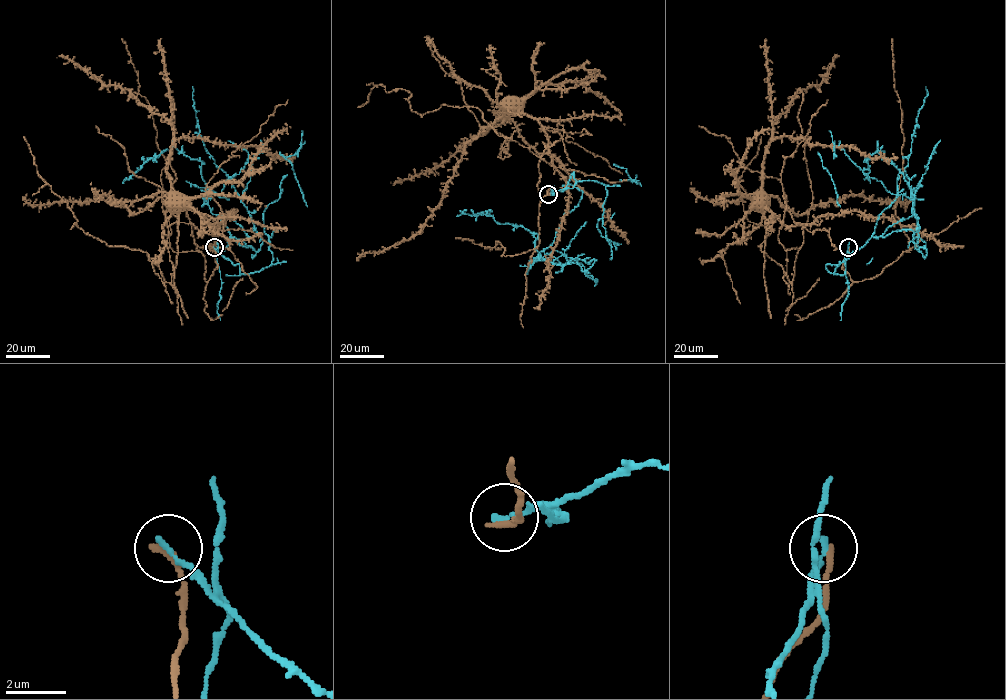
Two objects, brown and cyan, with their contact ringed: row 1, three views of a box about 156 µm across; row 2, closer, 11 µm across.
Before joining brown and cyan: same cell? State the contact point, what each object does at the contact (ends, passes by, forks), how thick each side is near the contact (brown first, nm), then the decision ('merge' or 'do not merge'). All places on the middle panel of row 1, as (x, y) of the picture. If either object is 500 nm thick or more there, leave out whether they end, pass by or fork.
(548, 194) | brown ends | cyan ends | 240/200 nm | do not merge

